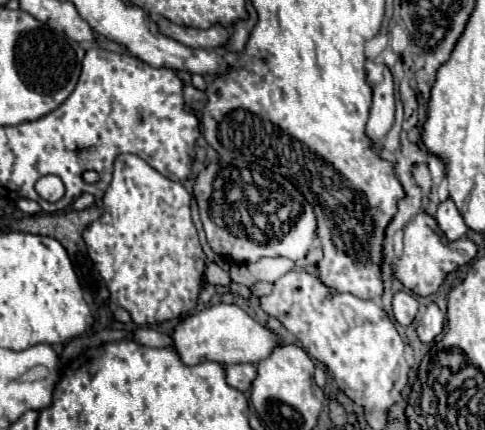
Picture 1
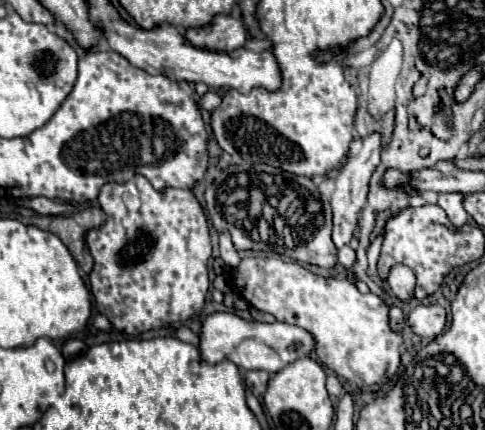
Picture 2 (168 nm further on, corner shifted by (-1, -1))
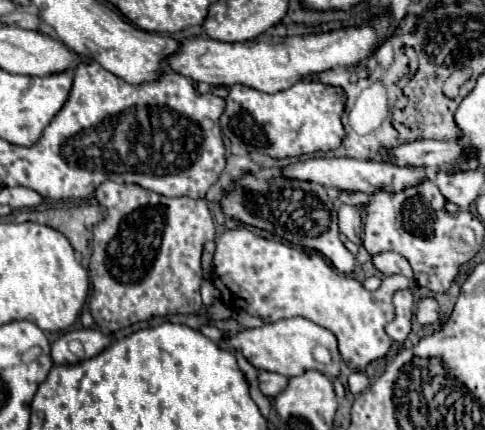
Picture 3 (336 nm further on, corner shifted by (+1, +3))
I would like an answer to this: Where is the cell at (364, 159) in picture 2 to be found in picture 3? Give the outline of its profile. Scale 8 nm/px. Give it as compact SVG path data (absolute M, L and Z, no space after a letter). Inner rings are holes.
M338 204L338 220L340 220L340 232L346 234L346 238L354 244L362 244L360 242L360 234L362 234L362 222L360 222L360 212L354 206L348 204Z

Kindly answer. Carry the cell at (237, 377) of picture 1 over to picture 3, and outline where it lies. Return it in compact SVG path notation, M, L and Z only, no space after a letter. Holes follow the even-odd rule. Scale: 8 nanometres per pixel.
M262 370L258 380L260 380L260 390L270 398L276 398L288 386L288 378L284 378L282 374L276 374L276 372Z

